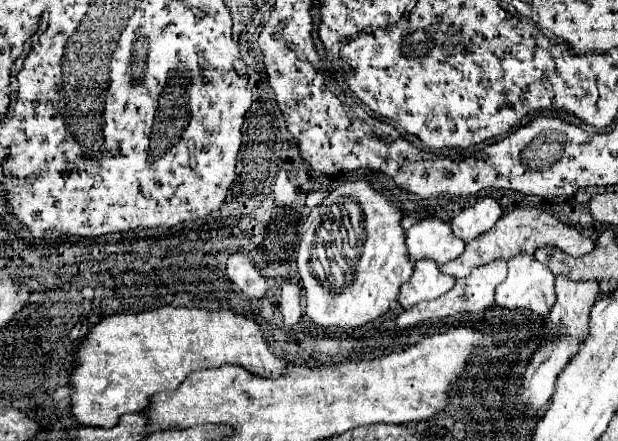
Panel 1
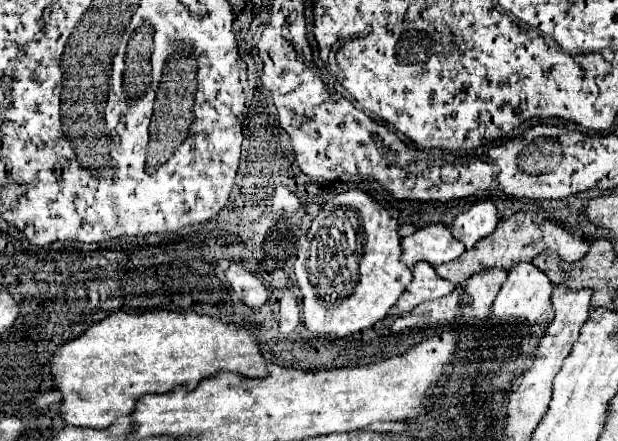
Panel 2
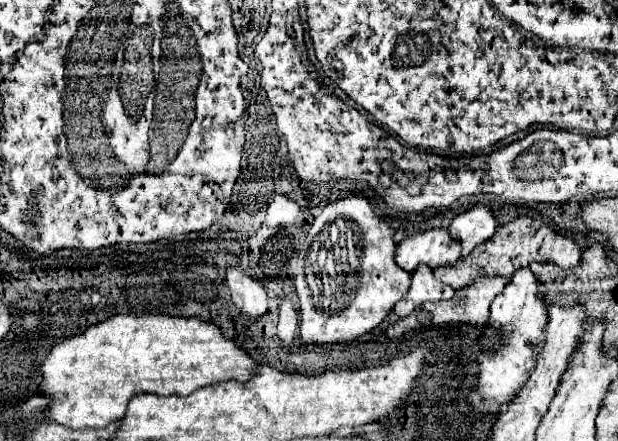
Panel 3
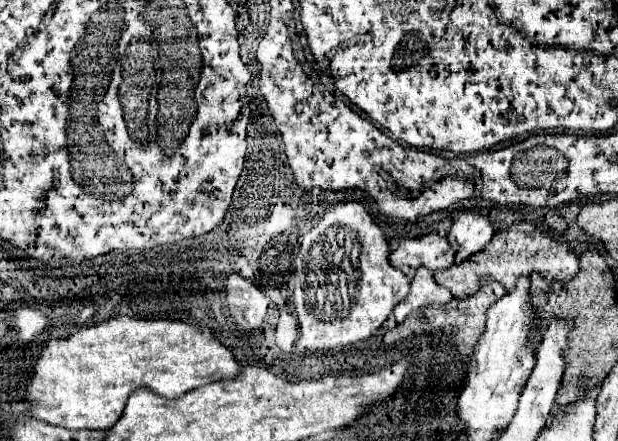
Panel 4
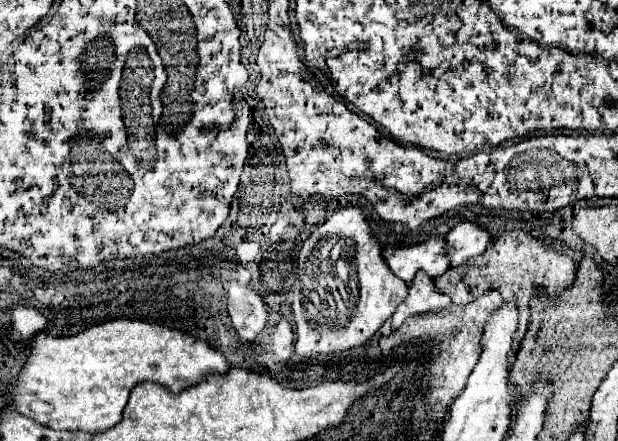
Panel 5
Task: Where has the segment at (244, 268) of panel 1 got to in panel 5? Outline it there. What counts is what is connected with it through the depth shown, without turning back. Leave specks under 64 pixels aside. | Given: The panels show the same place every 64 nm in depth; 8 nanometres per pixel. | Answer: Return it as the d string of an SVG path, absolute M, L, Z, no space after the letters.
M232 280L228 286L228 314L236 332L244 340L254 342L260 330L266 326L268 306L250 286L242 286L240 282Z

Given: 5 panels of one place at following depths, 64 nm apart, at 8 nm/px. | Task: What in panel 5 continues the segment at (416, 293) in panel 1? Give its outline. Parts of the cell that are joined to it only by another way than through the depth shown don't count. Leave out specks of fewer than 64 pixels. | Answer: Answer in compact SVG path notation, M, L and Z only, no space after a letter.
M416 272L416 278L412 280L406 300L396 308L392 316L392 330L396 330L412 314L422 314L428 310L436 312L436 310L448 308L450 302L452 300L448 300L448 296L444 296L442 292L436 292L434 280L426 272Z

